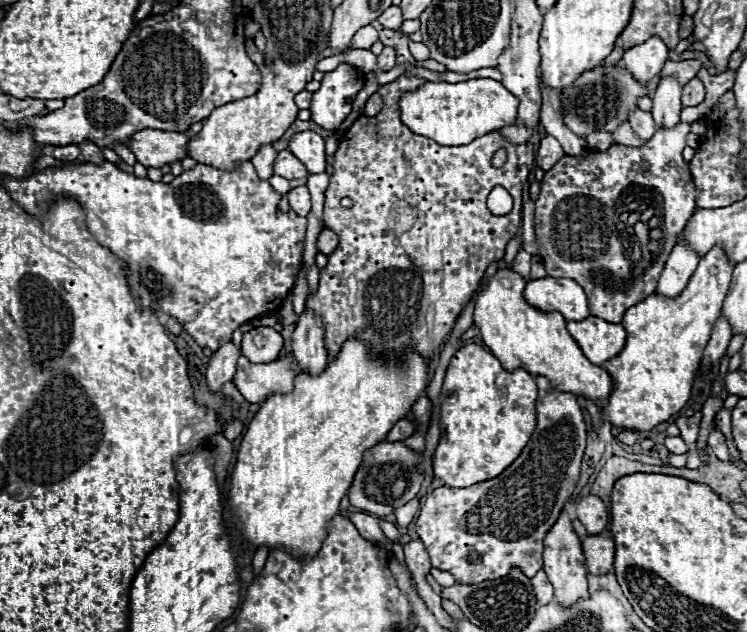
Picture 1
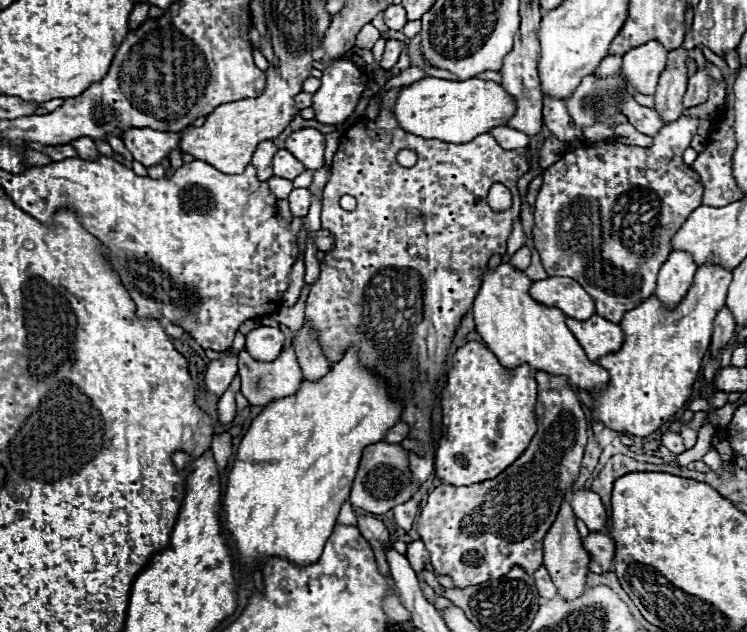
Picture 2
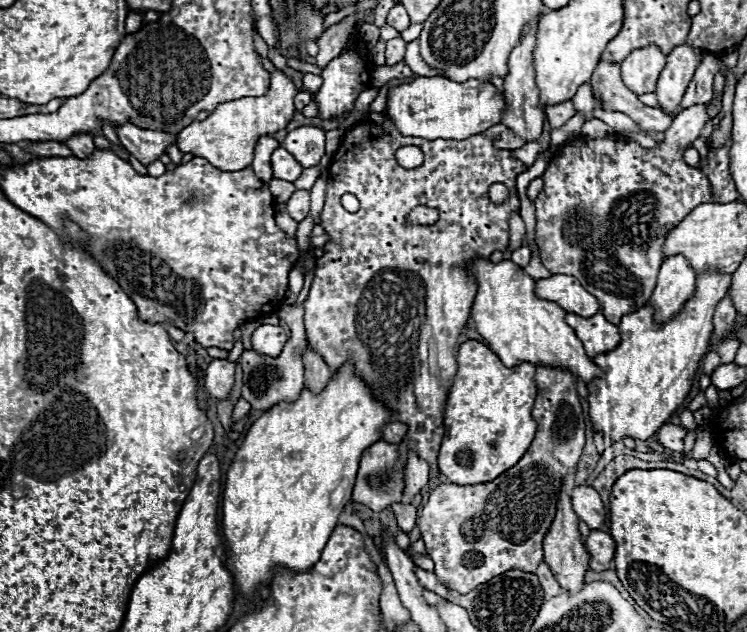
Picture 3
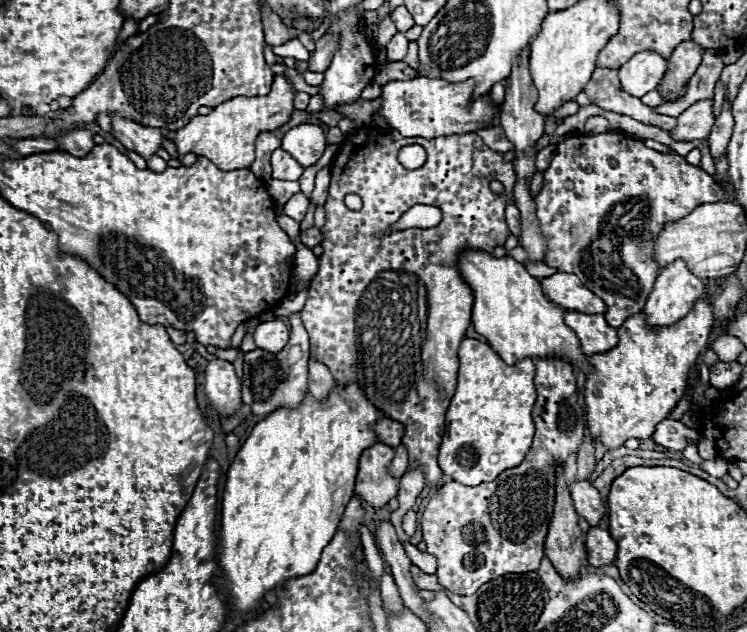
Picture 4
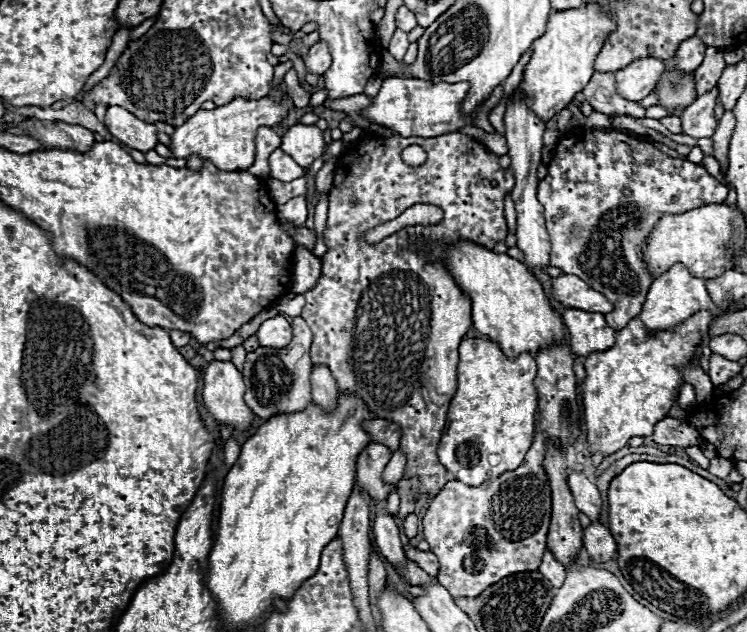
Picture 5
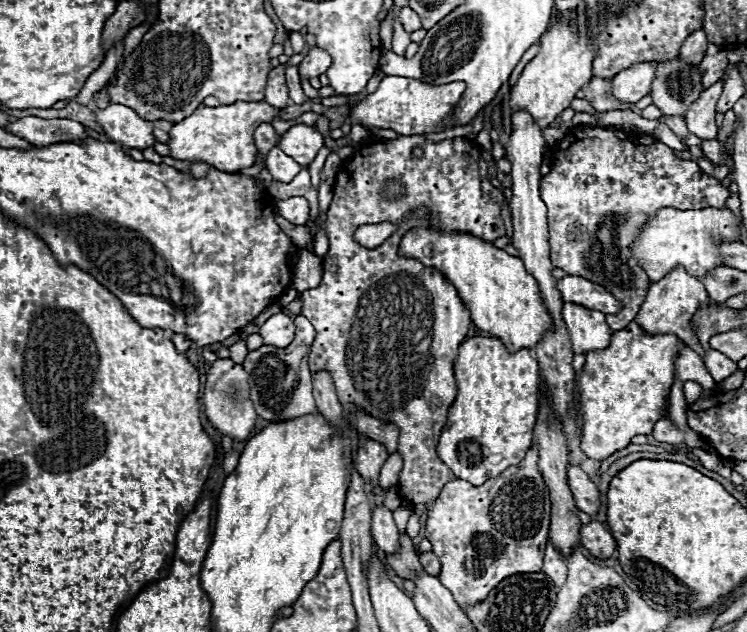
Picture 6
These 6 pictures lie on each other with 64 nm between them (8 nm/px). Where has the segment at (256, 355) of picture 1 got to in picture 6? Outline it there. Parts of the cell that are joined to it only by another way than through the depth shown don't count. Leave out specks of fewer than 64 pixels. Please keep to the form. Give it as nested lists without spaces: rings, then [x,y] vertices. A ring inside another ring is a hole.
[[[280,312],[280,314],[274,314],[270,316],[264,326],[260,328],[260,336],[264,340],[266,346],[276,346],[276,348],[286,348],[292,338],[294,338],[294,320],[292,316]]]

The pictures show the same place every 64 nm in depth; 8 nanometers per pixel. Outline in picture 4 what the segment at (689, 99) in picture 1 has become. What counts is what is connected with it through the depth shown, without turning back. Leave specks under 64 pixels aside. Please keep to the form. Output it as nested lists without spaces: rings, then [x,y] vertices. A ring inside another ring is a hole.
[[[706,50],[702,56],[702,64],[698,66],[696,74],[688,82],[686,96],[672,104],[660,104],[654,108],[654,112],[664,112],[666,116],[678,116],[684,112],[684,108],[692,106],[696,100],[712,100],[714,98],[714,84],[720,78],[724,64],[722,64],[722,54]]]

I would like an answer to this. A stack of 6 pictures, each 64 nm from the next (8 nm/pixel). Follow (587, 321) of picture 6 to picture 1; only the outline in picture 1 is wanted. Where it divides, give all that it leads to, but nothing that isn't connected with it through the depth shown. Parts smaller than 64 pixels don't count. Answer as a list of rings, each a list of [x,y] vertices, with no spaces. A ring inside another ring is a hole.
[[[588,316],[582,322],[568,322],[568,332],[578,342],[584,356],[596,366],[618,356],[626,342],[622,324],[612,324],[598,316]]]

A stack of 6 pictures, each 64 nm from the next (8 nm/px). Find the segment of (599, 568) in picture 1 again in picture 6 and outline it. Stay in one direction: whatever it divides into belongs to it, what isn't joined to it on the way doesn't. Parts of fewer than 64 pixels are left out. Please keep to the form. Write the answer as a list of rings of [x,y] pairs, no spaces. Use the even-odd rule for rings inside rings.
[[[588,522],[580,528],[580,536],[582,536],[582,546],[600,560],[608,560],[614,552],[616,552],[616,542],[610,534],[610,530],[602,524],[602,522]]]

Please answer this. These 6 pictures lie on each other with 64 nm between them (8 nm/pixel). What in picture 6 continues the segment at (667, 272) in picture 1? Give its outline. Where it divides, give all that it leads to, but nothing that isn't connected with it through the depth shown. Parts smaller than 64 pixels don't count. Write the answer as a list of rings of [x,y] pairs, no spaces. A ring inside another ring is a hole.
[[[682,266],[674,268],[670,274],[666,274],[662,280],[652,282],[646,294],[646,300],[636,316],[636,322],[648,332],[648,334],[676,334],[680,340],[684,340],[696,354],[704,354],[698,338],[694,334],[690,334],[688,326],[692,316],[696,314],[696,310],[706,302],[712,302],[710,296],[704,290],[704,284],[700,278],[690,276]]]

